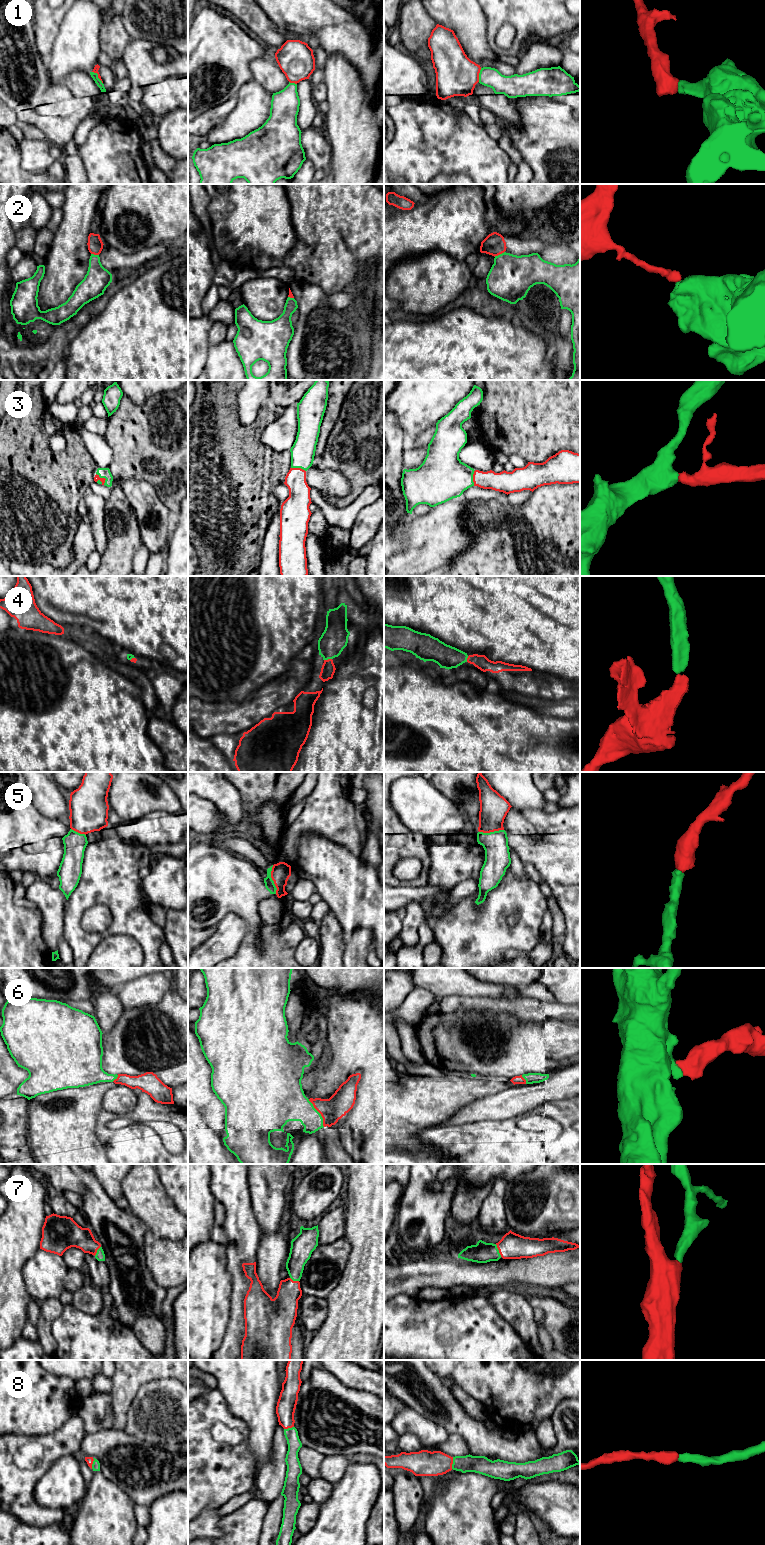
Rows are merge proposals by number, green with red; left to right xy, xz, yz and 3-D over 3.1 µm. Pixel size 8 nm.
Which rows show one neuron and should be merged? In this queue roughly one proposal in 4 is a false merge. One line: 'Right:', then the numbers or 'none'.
Right: 3, 4, 5, 6, 7, 8

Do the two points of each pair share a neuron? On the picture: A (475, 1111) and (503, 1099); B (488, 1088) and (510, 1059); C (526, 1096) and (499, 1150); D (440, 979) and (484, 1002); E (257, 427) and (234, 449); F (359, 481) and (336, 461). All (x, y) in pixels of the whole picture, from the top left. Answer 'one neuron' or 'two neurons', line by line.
A: one neuron
B: two neurons
C: two neurons
D: two neurons
E: one neuron
F: one neuron

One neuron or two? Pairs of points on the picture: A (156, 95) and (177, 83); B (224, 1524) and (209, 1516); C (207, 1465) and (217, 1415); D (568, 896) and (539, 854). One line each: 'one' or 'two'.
A: one
B: two
C: one
D: one

